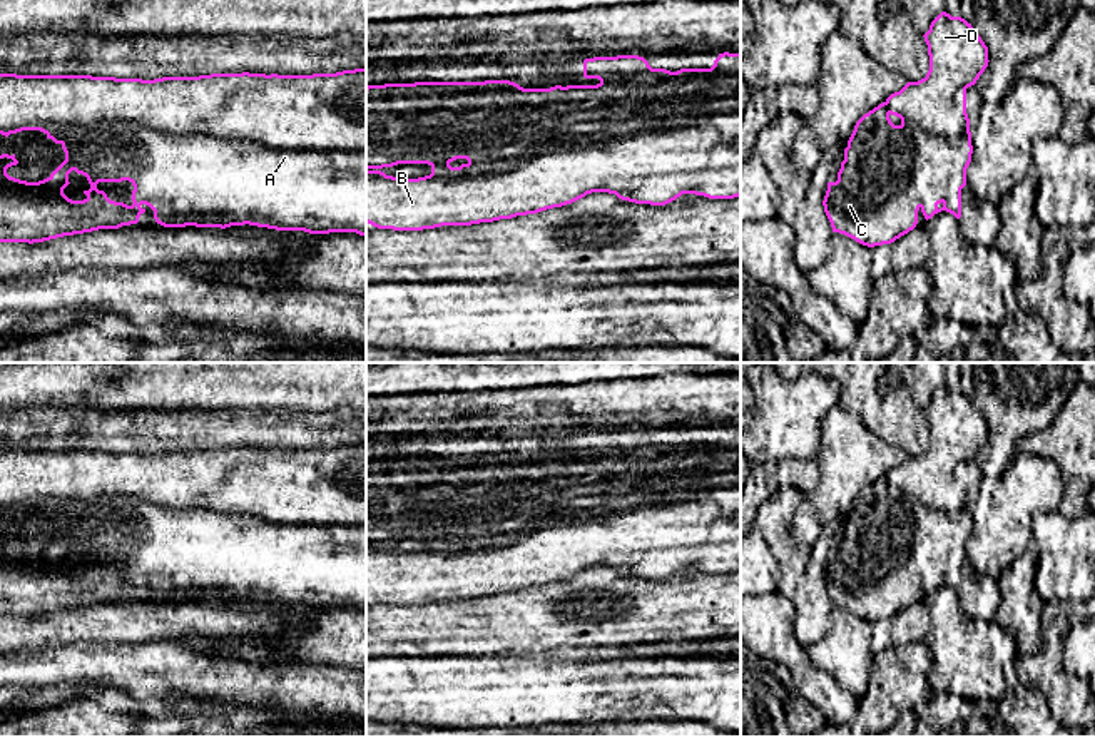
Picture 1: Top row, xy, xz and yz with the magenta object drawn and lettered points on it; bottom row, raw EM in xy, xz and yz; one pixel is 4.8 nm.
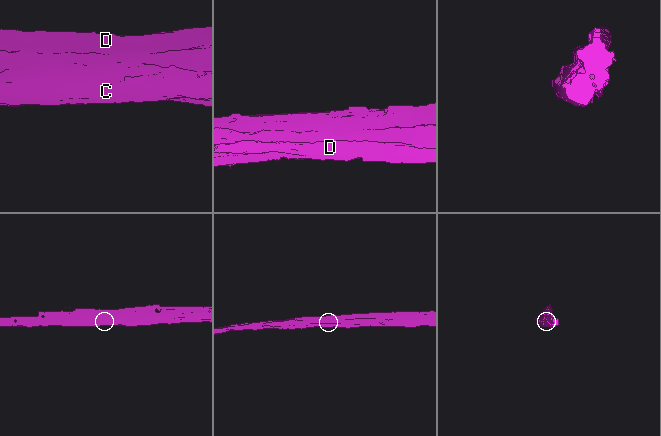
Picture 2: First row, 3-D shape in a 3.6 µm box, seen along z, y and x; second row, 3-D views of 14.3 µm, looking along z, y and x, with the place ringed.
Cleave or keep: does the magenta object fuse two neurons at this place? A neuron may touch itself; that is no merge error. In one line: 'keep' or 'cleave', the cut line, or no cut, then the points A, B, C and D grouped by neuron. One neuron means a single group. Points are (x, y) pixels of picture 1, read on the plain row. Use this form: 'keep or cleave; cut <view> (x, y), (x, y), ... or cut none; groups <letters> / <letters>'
cleave; cut xy (47, 507), (144, 507), (154, 547), (168, 508), (365, 527); groups A C / B D

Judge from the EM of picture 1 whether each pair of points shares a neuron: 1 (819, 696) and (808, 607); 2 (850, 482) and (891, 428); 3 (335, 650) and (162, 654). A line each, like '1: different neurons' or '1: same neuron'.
1: different neurons
2: different neurons
3: different neurons

